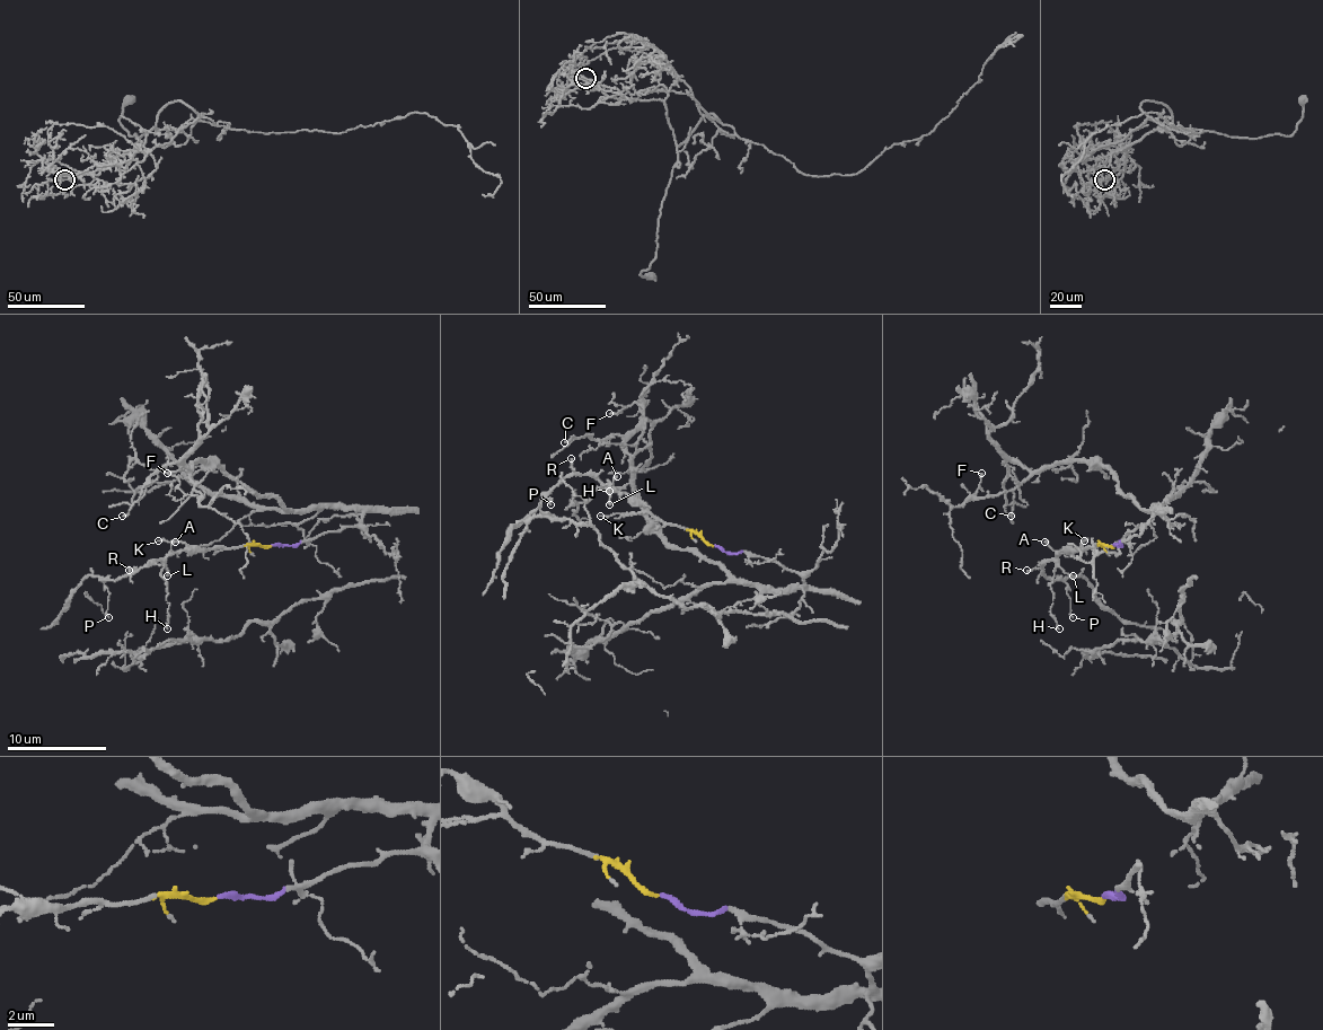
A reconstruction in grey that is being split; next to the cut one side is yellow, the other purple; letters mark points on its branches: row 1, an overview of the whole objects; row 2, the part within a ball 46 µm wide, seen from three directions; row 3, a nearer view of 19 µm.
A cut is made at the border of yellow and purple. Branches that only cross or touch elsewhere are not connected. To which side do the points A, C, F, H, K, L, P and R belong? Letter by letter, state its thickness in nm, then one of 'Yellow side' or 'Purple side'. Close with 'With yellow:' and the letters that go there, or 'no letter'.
A: Thickness 190 nm. Yellow side
C: Thickness 130 nm. Purple side
F: Thickness 120 nm. Purple side
H: Thickness 130 nm. Yellow side
K: Thickness 160 nm. Yellow side
L: Thickness 130 nm. Yellow side
P: Thickness 110 nm. Yellow side
R: Thickness 130 nm. Yellow side
With yellow: A, H, K, L, P, R

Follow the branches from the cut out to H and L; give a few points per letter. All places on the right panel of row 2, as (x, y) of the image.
H: (1113, 546), (1073, 548), (1060, 554), (1051, 581), (1051, 616), (1058, 628)
L: (1113, 546), (1066, 548), (1058, 558), (1058, 566), (1073, 575)

